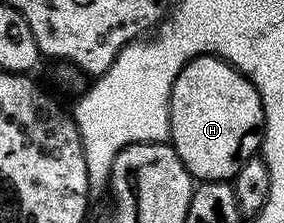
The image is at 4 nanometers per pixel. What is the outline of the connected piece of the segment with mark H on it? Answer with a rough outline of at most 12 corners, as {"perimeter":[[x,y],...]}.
{"perimeter":[[222,55],[171,87],[169,143],[196,181],[260,151],[263,103]]}

